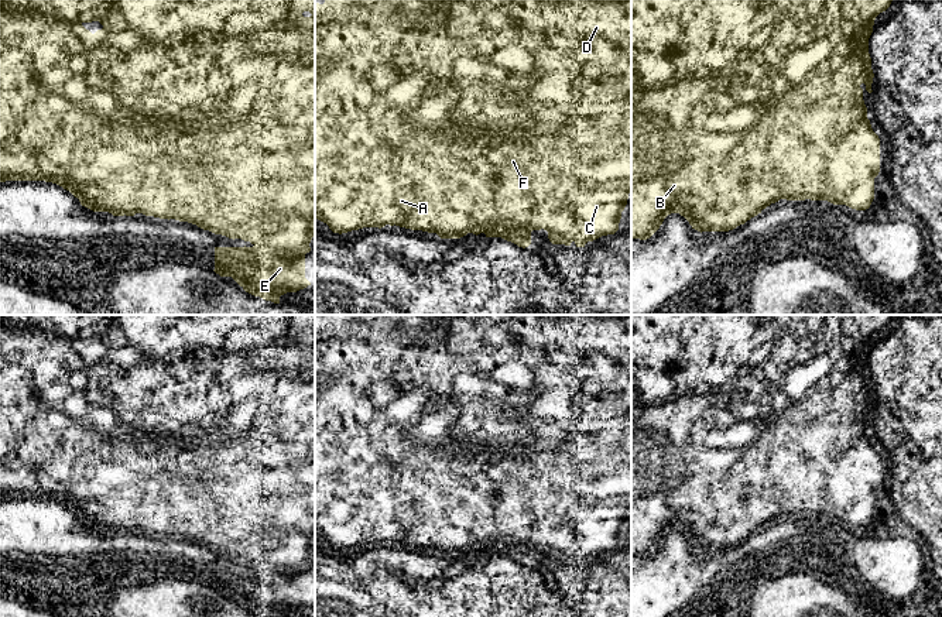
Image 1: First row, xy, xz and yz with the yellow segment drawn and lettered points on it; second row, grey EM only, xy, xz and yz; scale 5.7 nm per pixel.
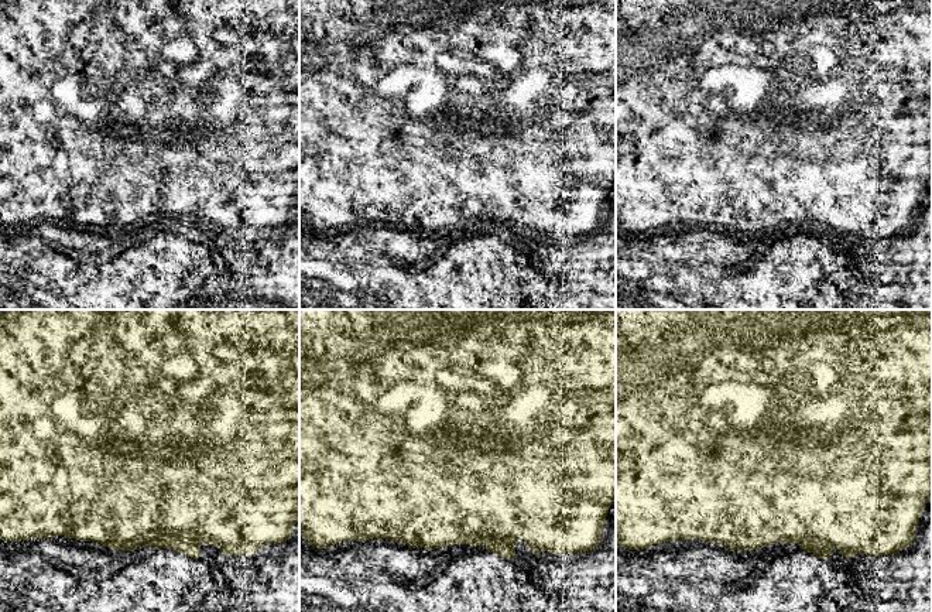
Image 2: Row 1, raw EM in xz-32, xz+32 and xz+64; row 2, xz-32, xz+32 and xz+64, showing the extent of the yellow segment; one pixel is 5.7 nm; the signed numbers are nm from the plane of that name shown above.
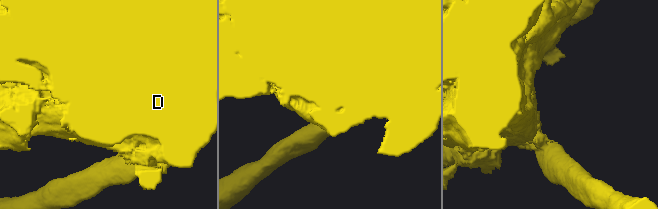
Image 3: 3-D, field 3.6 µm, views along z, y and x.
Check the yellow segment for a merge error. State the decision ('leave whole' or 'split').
split

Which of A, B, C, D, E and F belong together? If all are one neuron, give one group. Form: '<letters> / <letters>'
A B C D E / F

